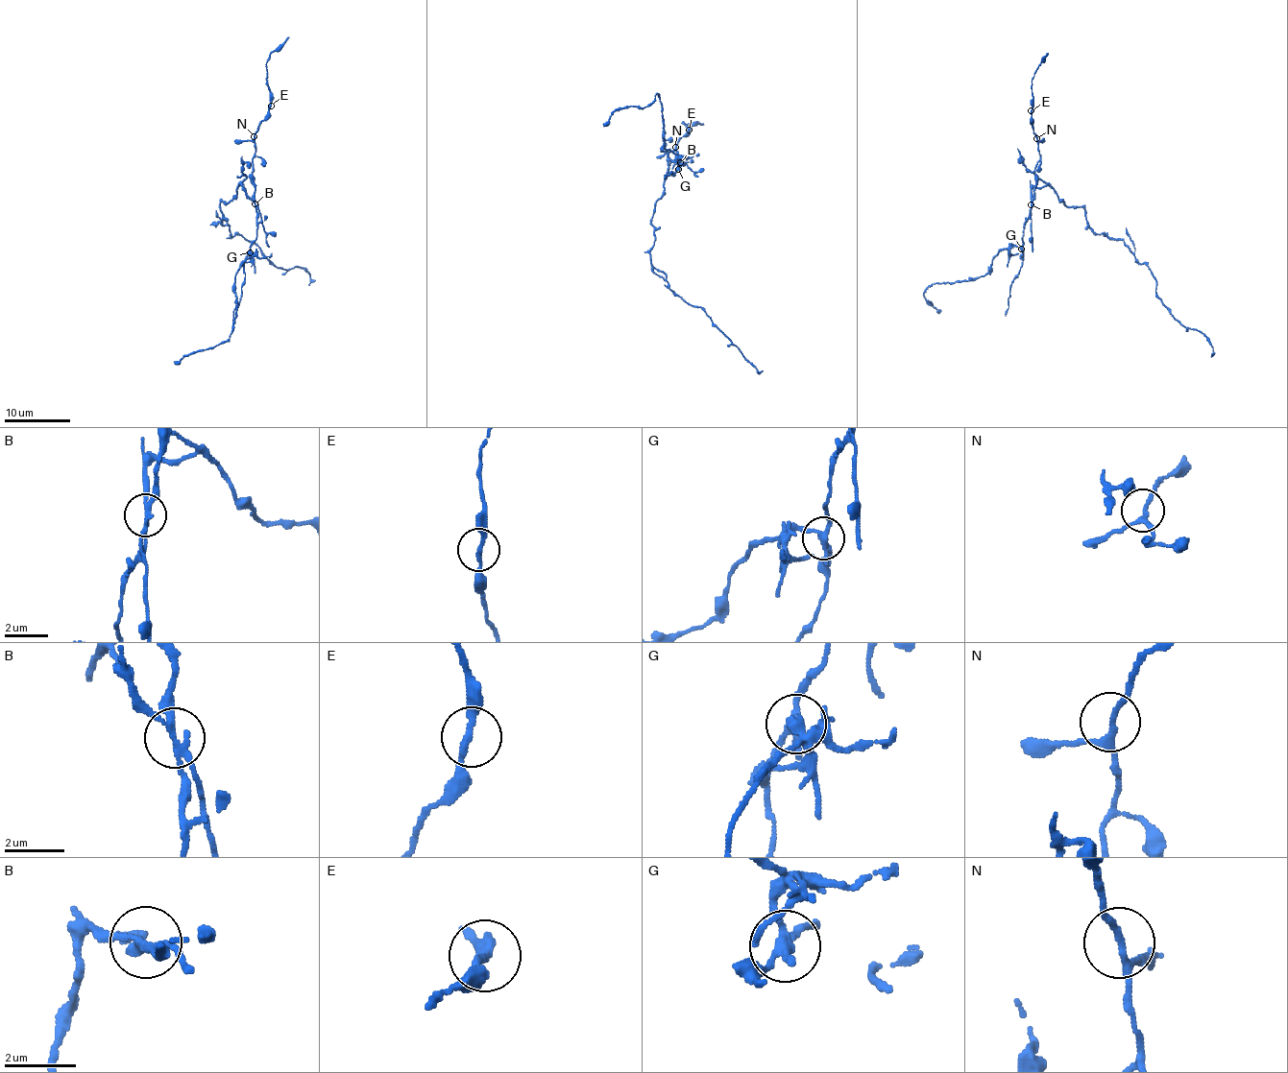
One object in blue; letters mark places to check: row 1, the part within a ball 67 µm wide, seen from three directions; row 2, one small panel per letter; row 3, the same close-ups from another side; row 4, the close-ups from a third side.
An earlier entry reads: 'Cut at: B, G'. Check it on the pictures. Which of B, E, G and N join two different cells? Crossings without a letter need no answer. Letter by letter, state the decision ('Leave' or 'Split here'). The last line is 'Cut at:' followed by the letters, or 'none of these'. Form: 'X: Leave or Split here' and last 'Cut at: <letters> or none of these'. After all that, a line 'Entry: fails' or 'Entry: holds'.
B: Split here
E: Leave
G: Split here
N: Leave
Cut at: B, G
Entry: holds

